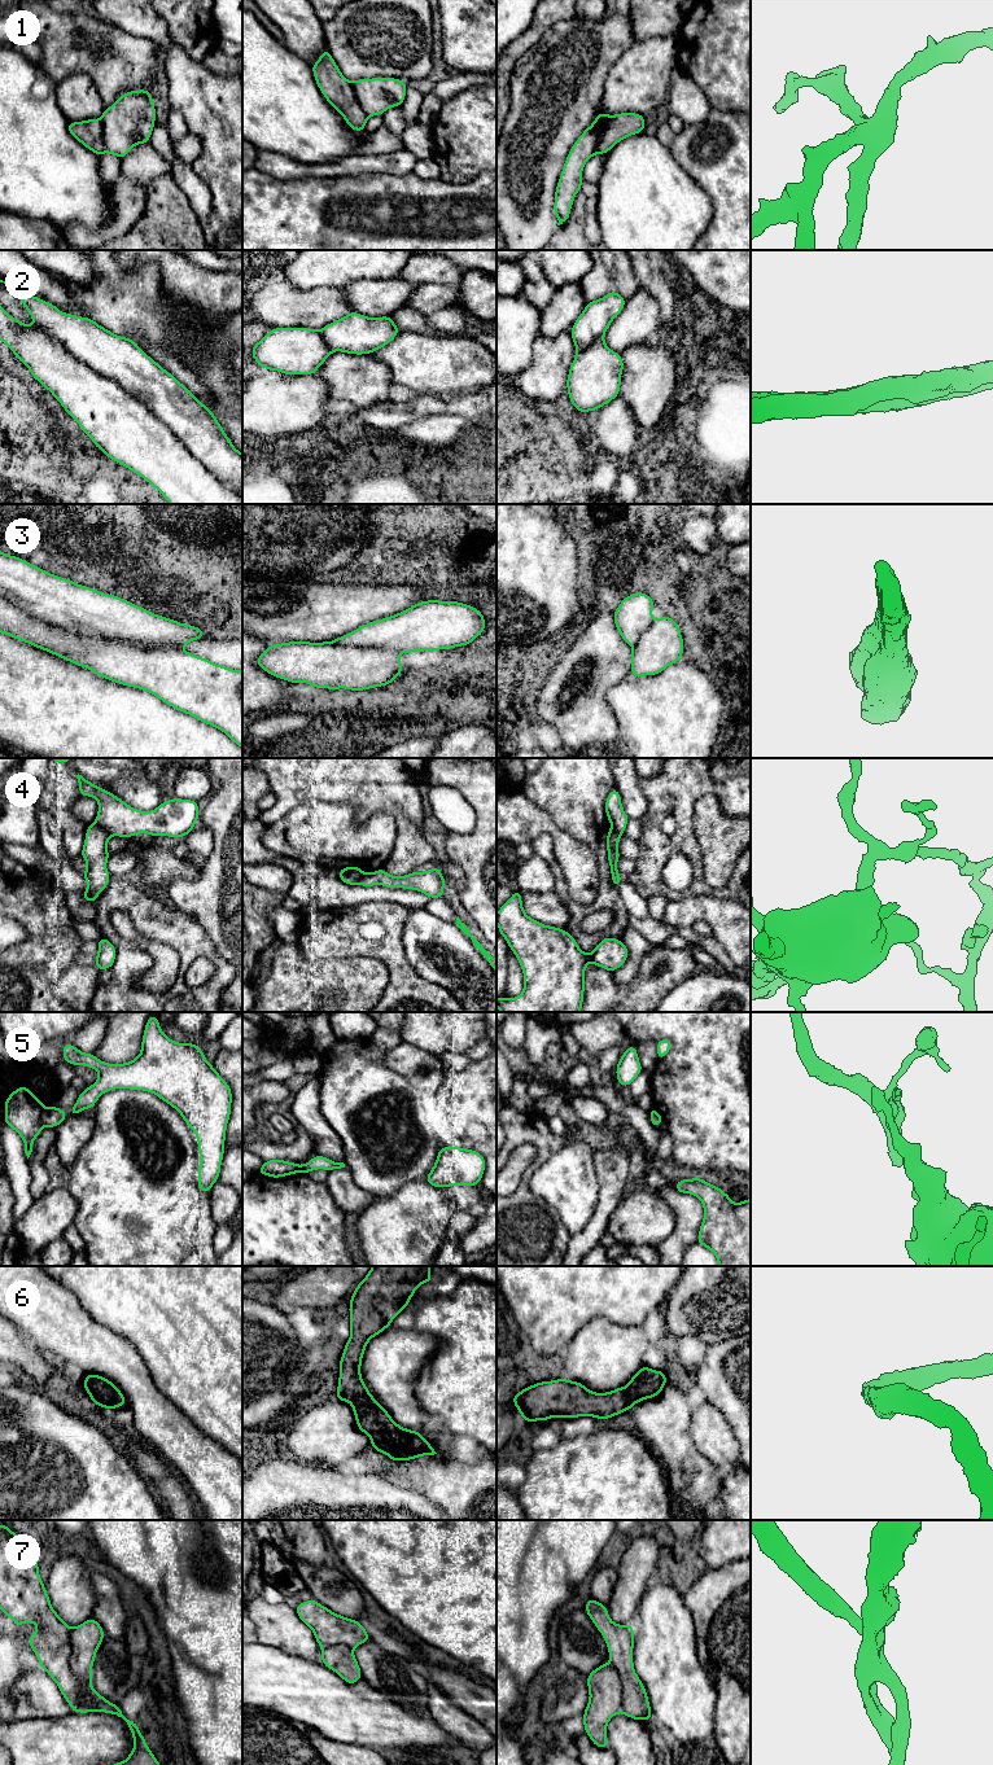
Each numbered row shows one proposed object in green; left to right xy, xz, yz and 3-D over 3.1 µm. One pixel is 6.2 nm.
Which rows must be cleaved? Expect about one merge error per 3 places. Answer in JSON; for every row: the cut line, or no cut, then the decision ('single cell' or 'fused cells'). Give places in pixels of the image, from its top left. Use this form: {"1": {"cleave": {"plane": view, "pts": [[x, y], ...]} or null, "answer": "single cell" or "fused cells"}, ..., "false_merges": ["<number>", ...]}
{"1": {"cleave": null, "answer": "single cell"}, "2": {"cleave": null, "answer": "single cell"}, "3": {"cleave": null, "answer": "single cell"}, "4": {"cleave": {"plane": "xy", "pts": [[95, 822], [110, 835]]}, "answer": "fused cells"}, "5": {"cleave": {"plane": "xy", "pts": [[46, 1108], [42, 1115], [42, 1125]]}, "answer": "fused cells"}, "6": {"cleave": null, "answer": "single cell"}, "7": {"cleave": {"plane": "xy", "pts": [[70, 1629], [70, 1672], [91, 1698], [93, 1709]]}, "answer": "fused cells"}, "false_merges": ["4", "5", "7"]}

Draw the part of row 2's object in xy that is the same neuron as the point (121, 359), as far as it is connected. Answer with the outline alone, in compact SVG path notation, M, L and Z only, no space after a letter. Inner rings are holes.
M0 280L12 288L22 305L34 320L34 325L23 324L16 320L0 306L0 341L4 342L12 352L30 369L34 380L38 380L52 395L61 403L64 410L79 424L80 429L92 439L109 459L128 468L135 474L141 476L148 483L157 489L170 504L242 504L242 454L237 451L226 432L218 422L210 408L202 404L181 382L170 372L163 369L157 362L146 355L139 345L127 338L119 337L113 332L99 325L91 317L82 317L73 314L61 312L54 305L36 298L30 293L13 288L10 284Z

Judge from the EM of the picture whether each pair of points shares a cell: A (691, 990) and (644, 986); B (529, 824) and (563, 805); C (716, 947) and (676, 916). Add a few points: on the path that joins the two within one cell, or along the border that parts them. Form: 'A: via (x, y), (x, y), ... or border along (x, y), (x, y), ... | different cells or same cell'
A: border along (696, 971), (679, 981), (663, 998) | different cells
B: border along (524, 795), (541, 807), (556, 827) | different cells
C: border along (661, 919), (672, 925), (690, 928) | different cells

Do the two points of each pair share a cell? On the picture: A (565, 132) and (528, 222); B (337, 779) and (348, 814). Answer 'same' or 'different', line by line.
A: same
B: different

